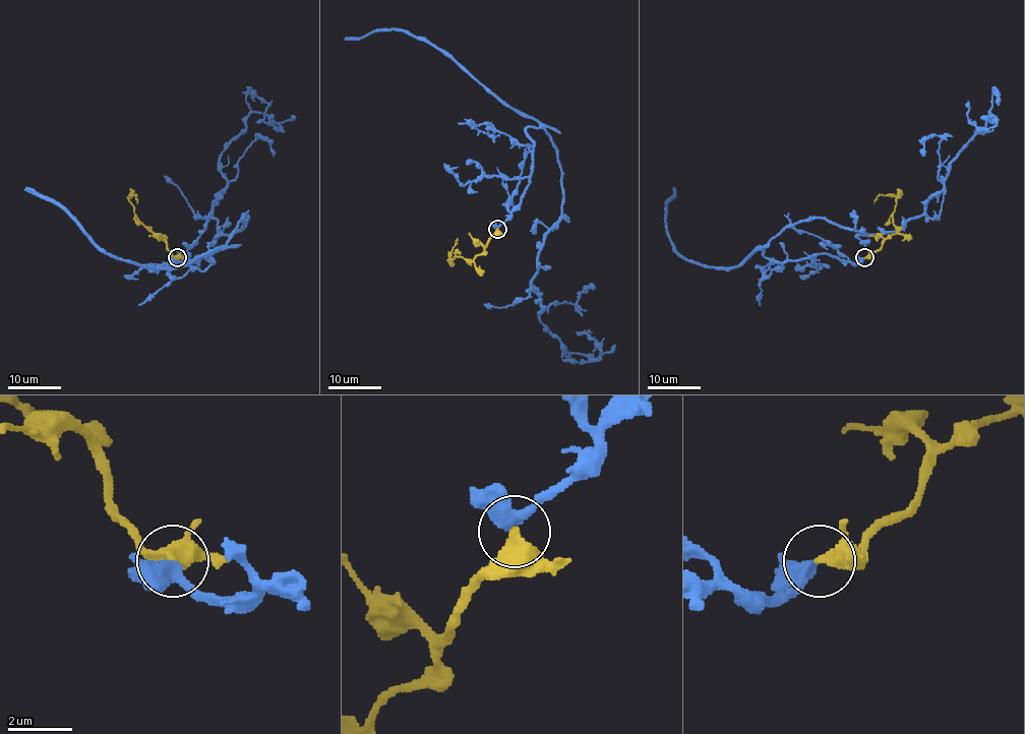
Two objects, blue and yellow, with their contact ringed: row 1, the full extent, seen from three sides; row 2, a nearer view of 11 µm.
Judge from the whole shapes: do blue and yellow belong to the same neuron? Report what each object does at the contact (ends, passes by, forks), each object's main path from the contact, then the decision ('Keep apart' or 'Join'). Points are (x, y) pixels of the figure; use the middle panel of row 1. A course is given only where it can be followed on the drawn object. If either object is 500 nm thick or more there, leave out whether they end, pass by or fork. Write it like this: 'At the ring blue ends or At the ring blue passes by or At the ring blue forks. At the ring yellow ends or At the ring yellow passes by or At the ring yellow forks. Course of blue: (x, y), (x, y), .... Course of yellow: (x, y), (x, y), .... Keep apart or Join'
Course of blue: (496, 229), (529, 183), (527, 129), (542, 127), (563, 202), (532, 289), (571, 353), (600, 357), (592, 331). Course of yellow: (497, 229), (485, 249), (472, 259), (457, 257), (448, 259), (457, 238). Join

